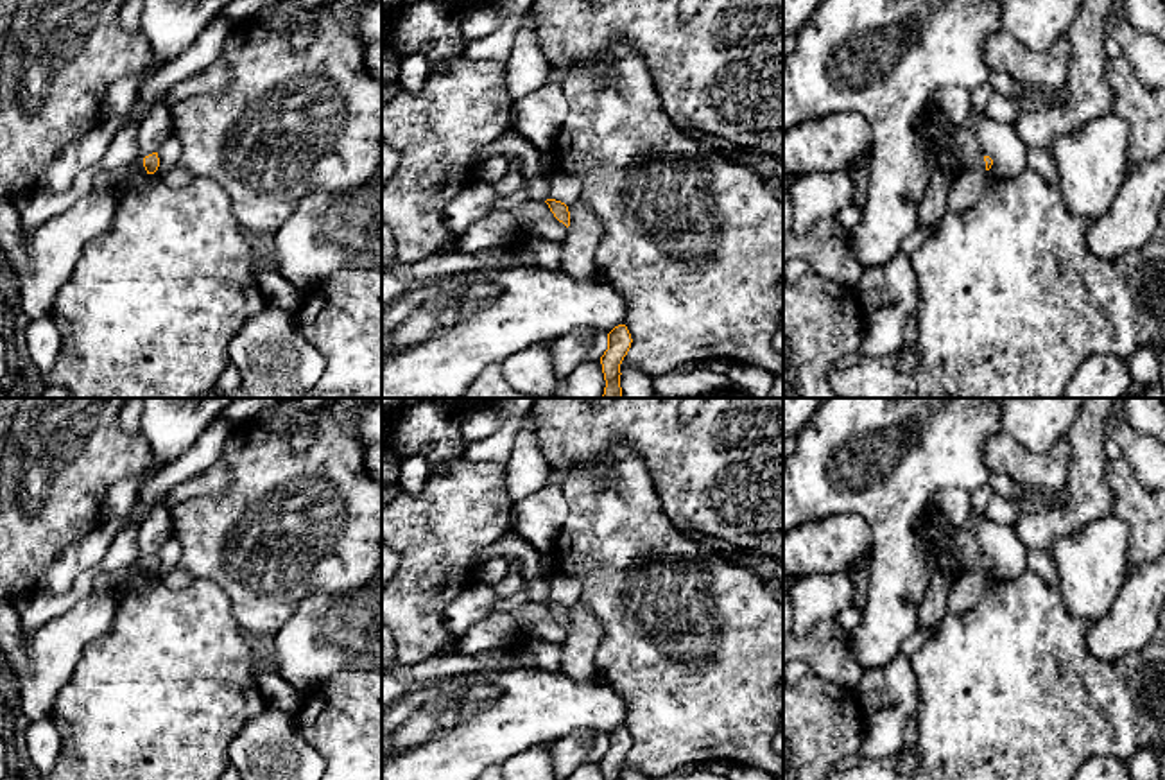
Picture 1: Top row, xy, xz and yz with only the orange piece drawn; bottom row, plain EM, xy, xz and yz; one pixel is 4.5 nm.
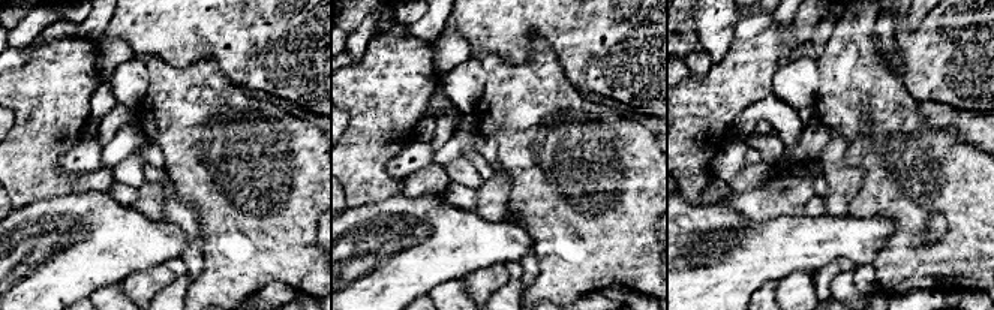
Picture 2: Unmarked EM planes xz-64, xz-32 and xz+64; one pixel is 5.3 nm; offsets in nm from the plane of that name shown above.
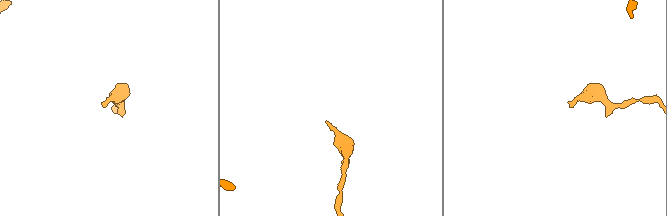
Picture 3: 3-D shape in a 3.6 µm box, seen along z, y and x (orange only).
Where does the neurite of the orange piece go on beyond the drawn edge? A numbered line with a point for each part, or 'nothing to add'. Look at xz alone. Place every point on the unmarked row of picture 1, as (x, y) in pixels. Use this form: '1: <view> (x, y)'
nothing to add

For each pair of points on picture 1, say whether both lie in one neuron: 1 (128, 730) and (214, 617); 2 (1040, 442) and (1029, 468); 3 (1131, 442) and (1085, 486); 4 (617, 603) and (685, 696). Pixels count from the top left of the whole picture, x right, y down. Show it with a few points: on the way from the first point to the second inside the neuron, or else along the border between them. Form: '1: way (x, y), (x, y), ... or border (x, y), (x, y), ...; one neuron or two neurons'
1: way (156, 702), (172, 684), (174, 662), (185, 646); one neuron
2: border (1002, 433), (1035, 452), (1045, 452), (1067, 436); two neurons
3: border (1117, 416), (1108, 425), (1106, 436); two neurons
4: way (640, 626), (683, 673); one neuron

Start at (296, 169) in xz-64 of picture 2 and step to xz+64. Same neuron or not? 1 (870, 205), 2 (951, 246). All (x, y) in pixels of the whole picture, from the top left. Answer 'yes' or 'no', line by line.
1: yes
2: yes

